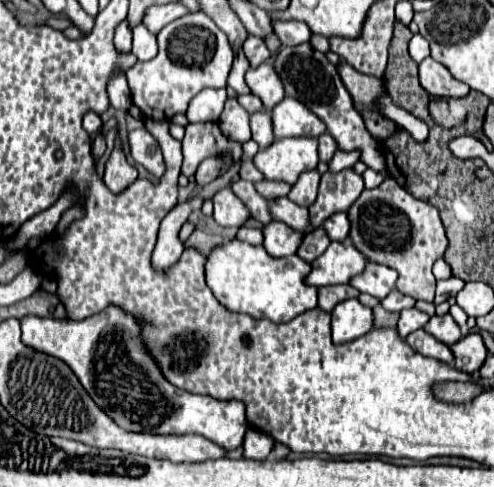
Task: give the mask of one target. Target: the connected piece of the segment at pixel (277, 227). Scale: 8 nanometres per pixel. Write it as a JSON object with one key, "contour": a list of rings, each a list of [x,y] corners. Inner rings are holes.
{"contour":[[[270,222],[262,228],[264,234],[264,248],[274,258],[284,258],[290,254],[296,254],[302,236],[296,234],[296,230],[290,230],[284,222]]]}

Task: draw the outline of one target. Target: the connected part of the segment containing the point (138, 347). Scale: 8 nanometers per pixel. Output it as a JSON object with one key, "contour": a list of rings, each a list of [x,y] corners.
{"contour":[[[116,306],[80,322],[26,316],[22,318],[22,342],[32,350],[62,358],[78,376],[90,398],[124,430],[150,434],[200,434],[224,450],[242,446],[248,428],[242,402],[194,396],[170,386],[170,382],[162,378],[158,366],[154,366],[154,360],[146,354],[134,318]]]}

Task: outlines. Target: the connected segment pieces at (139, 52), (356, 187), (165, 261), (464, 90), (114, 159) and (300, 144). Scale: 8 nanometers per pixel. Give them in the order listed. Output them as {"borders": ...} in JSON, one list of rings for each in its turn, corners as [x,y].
{"borders":[[[[136,26],[134,28],[134,44],[132,44],[132,54],[140,60],[152,60],[158,54],[158,44],[156,44],[156,36],[144,26]]],[[[350,168],[332,174],[326,172],[320,182],[320,192],[316,202],[310,206],[310,218],[312,226],[322,226],[322,222],[336,214],[336,212],[346,212],[354,200],[362,194],[364,190],[364,180],[360,174],[352,172]]],[[[184,202],[184,204],[176,204],[166,218],[160,224],[160,232],[158,232],[158,242],[152,254],[152,265],[160,268],[170,268],[170,264],[174,264],[182,250],[184,250],[184,242],[178,238],[180,226],[188,220],[188,214],[194,210],[192,202]]],[[[426,58],[420,64],[420,82],[428,94],[438,98],[462,98],[470,92],[467,84],[452,78],[452,74],[432,58]]],[[[116,138],[114,150],[106,162],[106,170],[104,170],[104,182],[106,186],[114,192],[120,194],[130,182],[134,182],[138,178],[138,172],[132,164],[128,164],[122,146],[120,146],[120,138]]],[[[284,138],[262,148],[254,158],[256,168],[266,180],[282,180],[294,184],[302,172],[318,166],[316,138]]]]}

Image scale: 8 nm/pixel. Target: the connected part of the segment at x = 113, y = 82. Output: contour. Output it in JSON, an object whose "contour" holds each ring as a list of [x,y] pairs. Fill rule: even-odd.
{"contour":[[[114,72],[112,76],[114,78],[108,80],[108,88],[106,88],[110,106],[114,106],[116,110],[120,110],[120,108],[128,110],[130,108],[130,90],[128,90],[126,76],[124,76],[124,72]]]}

